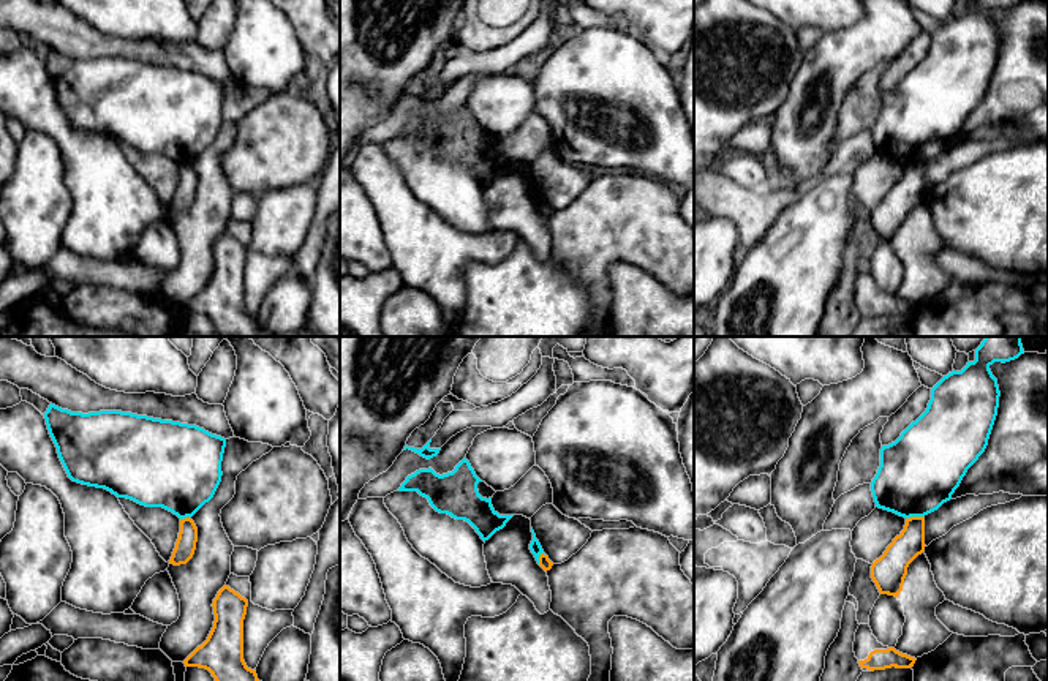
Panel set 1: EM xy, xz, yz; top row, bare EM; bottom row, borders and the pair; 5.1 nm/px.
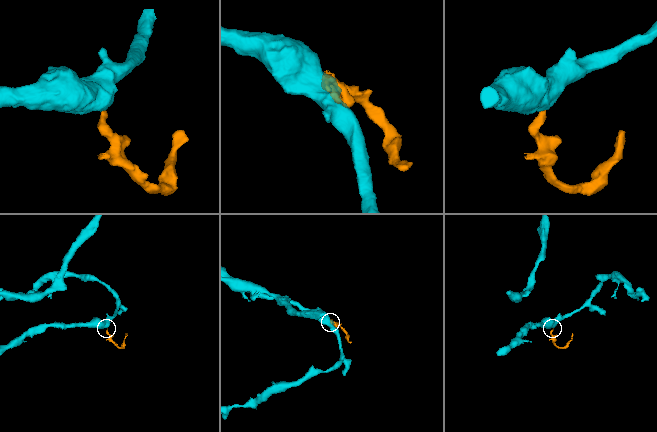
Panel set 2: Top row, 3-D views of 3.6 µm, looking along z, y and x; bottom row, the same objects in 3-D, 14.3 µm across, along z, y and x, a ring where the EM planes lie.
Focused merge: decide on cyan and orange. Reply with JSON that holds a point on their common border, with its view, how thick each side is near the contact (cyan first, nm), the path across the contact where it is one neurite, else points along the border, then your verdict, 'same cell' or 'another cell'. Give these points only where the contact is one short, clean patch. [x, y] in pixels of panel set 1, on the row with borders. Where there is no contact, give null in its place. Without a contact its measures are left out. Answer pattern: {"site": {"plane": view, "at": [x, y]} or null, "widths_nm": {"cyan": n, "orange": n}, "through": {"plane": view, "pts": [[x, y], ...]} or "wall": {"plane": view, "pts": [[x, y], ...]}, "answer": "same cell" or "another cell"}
{"site": {"plane": "yz", "at": [914, 515]}, "widths_nm": {"cyan": 400, "orange": 150}, "wall": {"plane": "yz", "pts": [[923, 515], [906, 519]]}, "answer": "another cell"}

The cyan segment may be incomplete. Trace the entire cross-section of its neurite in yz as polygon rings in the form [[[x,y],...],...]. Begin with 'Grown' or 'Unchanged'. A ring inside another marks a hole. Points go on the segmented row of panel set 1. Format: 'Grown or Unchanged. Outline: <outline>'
Unchanged. Outline: [[[985,337],[975,349],[974,362],[967,362],[961,371],[953,370],[931,389],[931,400],[926,411],[895,442],[880,449],[880,466],[871,482],[876,507],[910,518],[925,517],[952,499],[967,469],[985,452],[997,416],[1001,392],[990,367],[994,362],[1005,363],[1015,360],[1021,354],[1024,354],[1021,337]]]

